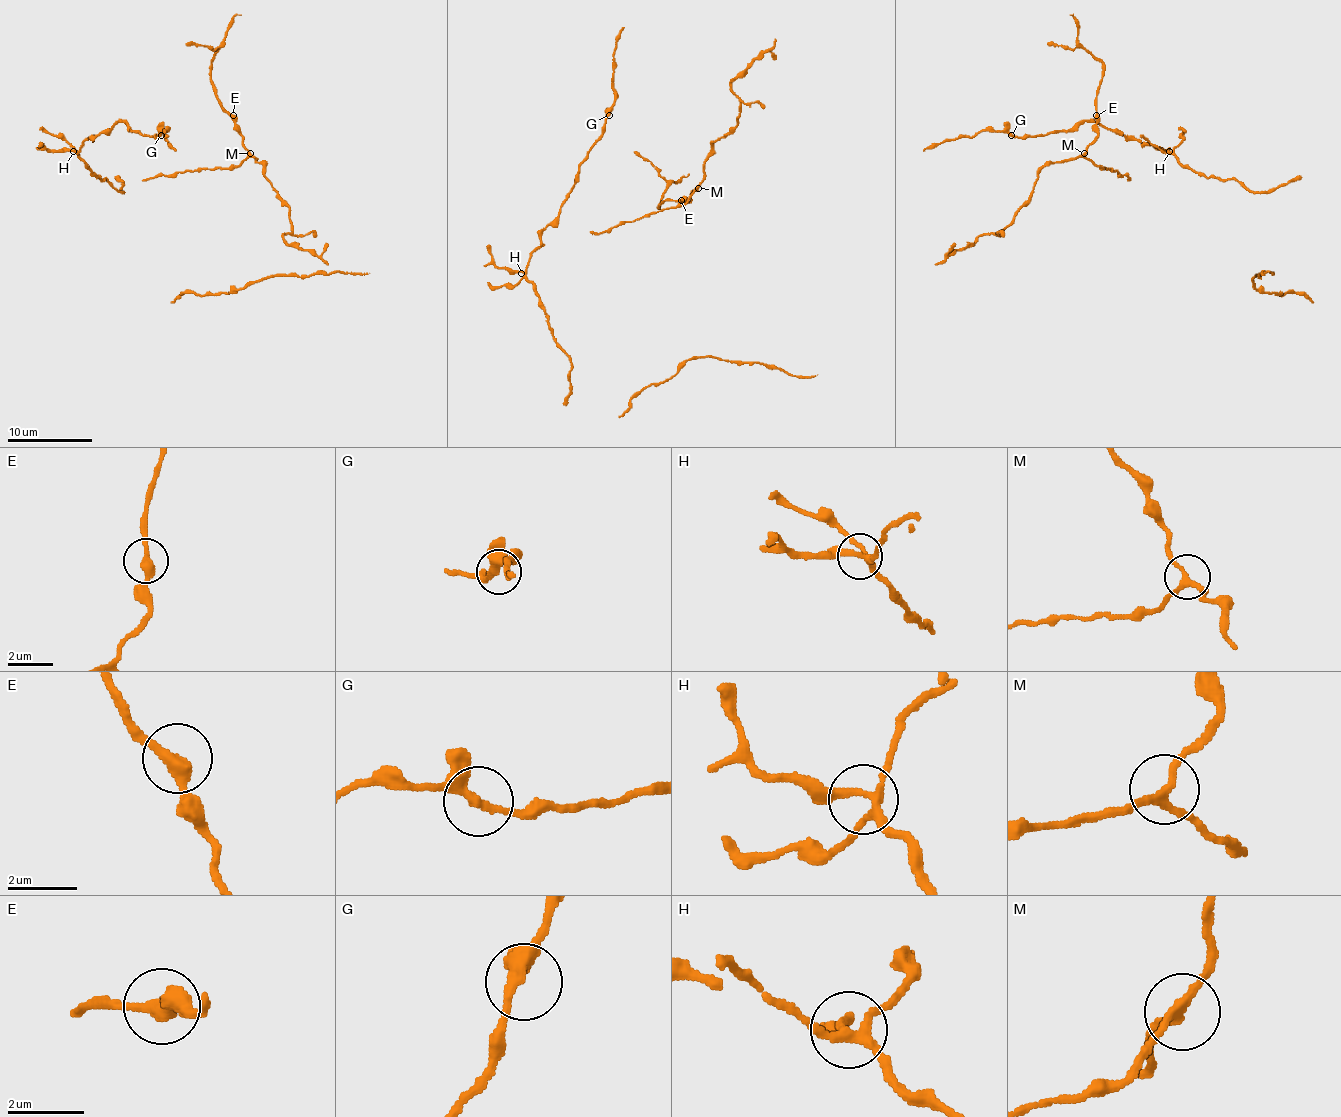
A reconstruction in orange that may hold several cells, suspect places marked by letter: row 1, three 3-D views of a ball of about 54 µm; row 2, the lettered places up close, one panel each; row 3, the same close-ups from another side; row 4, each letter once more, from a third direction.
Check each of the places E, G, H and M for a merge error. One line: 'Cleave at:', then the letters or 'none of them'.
Cleave at: none of them

